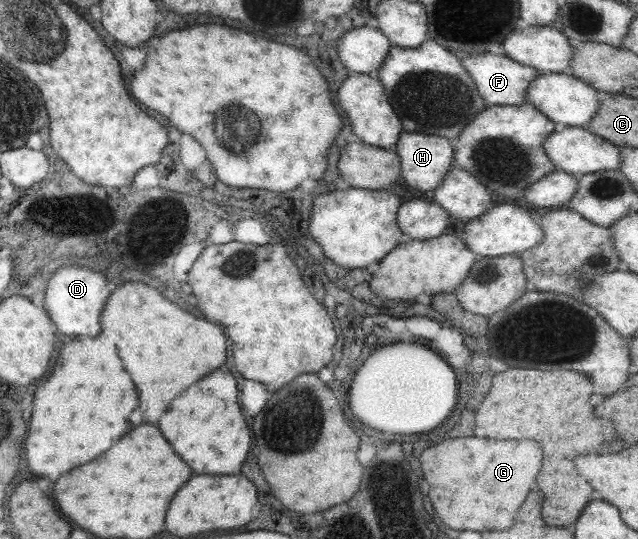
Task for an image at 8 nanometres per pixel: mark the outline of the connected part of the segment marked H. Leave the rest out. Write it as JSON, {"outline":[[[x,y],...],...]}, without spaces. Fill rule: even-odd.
{"outline":[[[404,131],[400,132],[392,150],[400,163],[400,177],[406,185],[418,191],[430,191],[440,185],[450,169],[454,153],[450,141],[445,137]]]}

